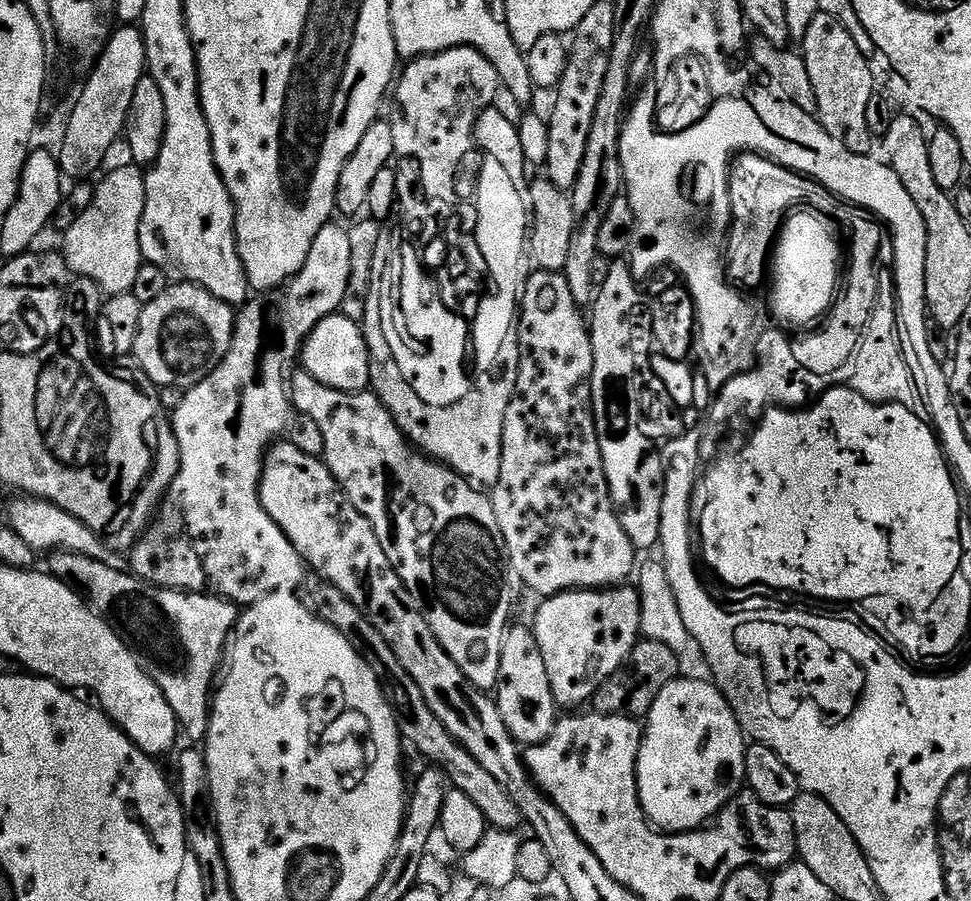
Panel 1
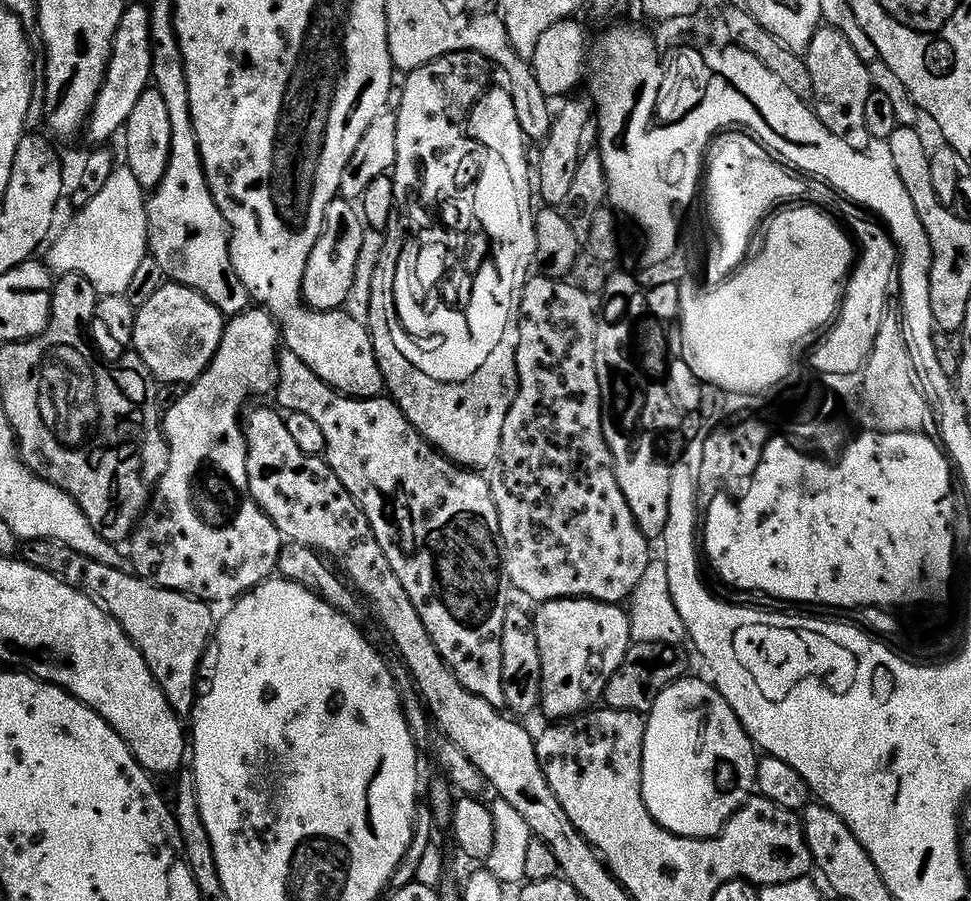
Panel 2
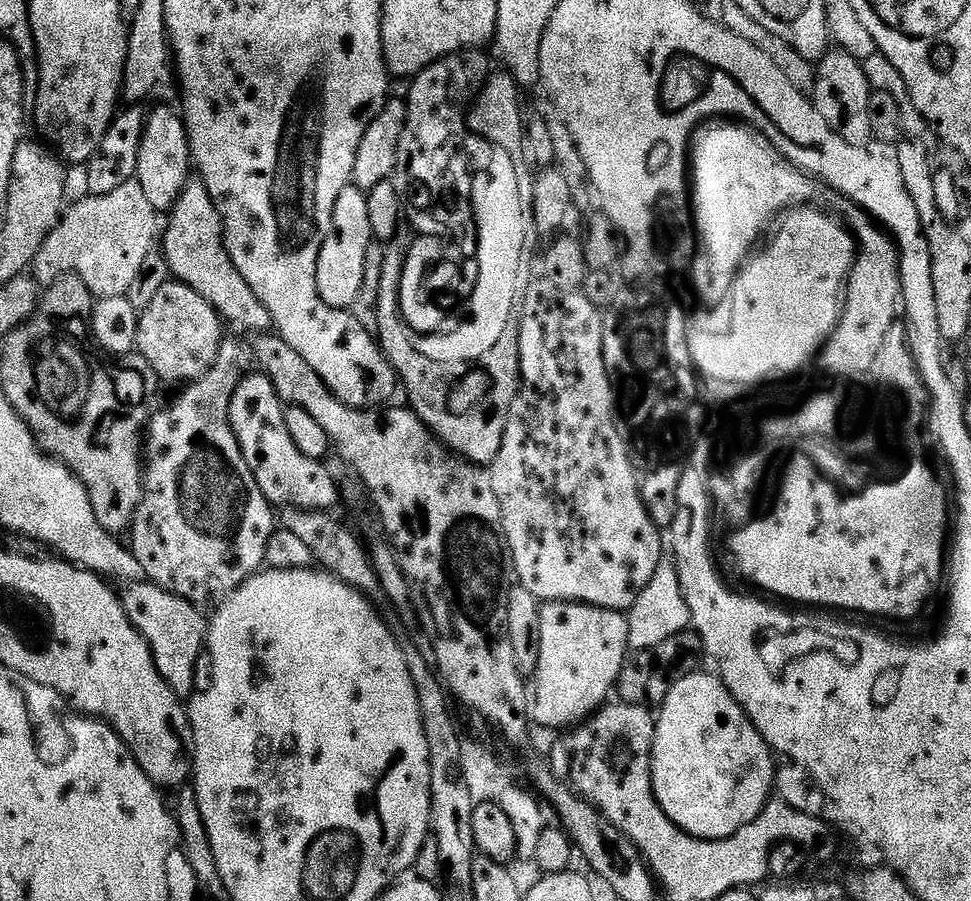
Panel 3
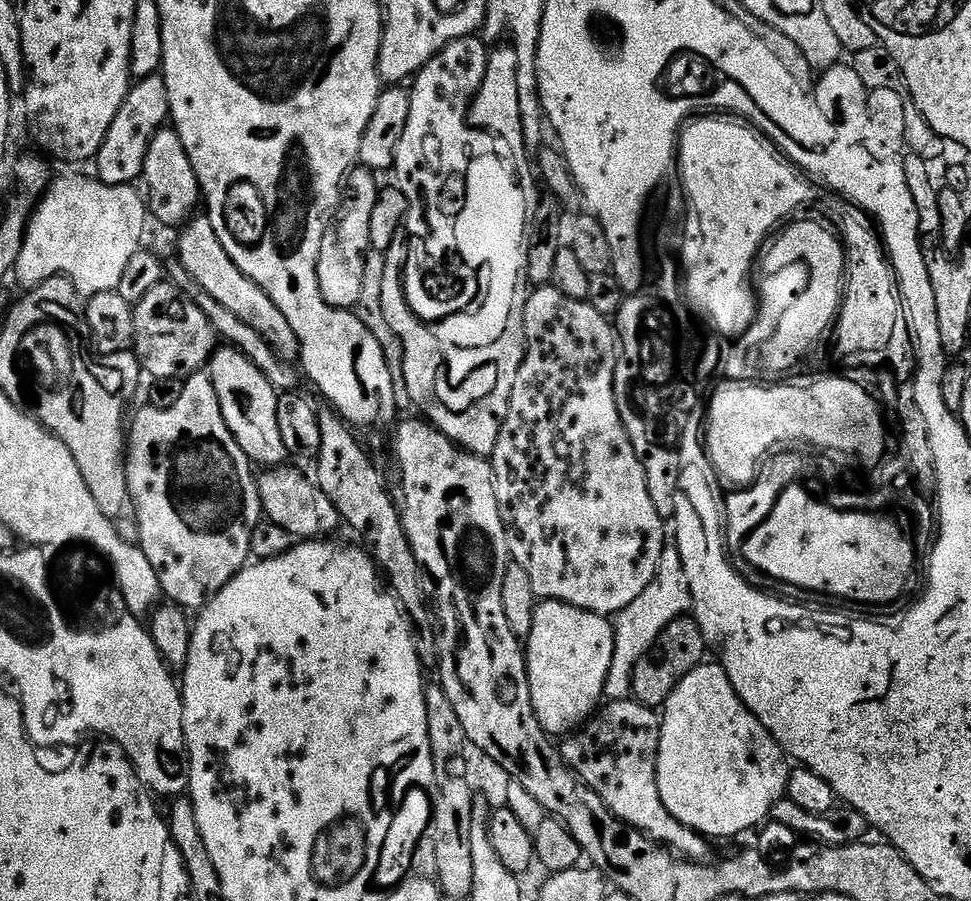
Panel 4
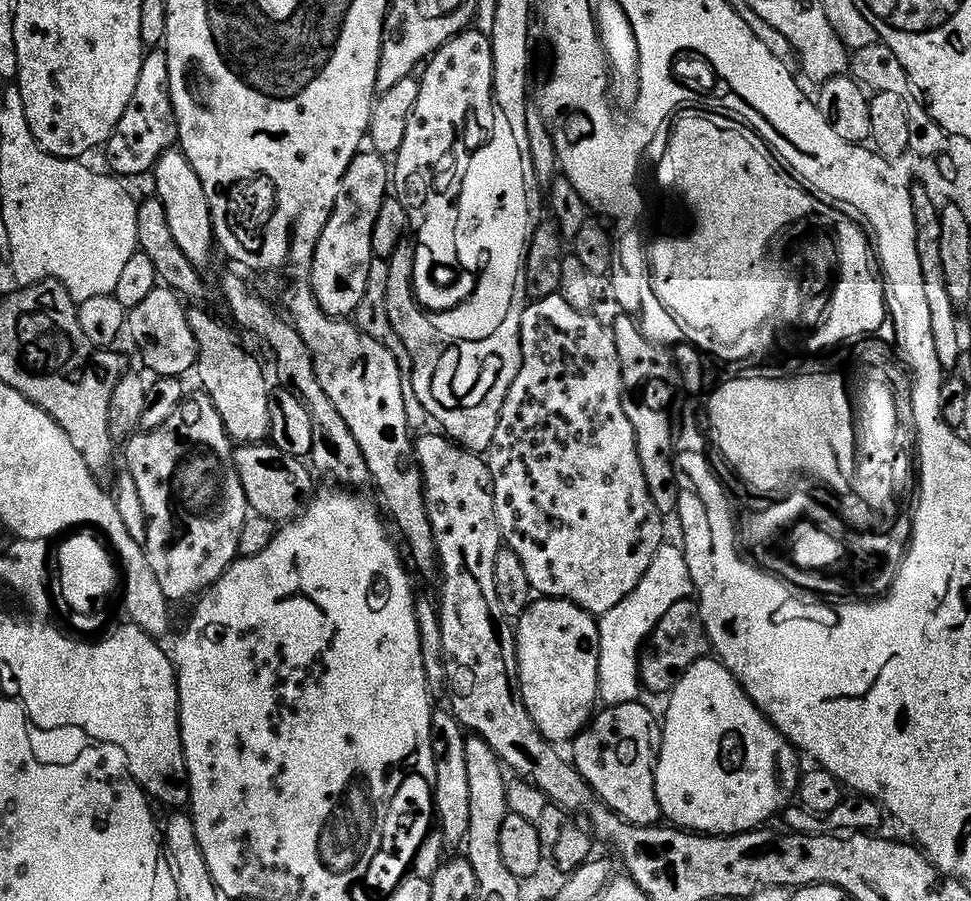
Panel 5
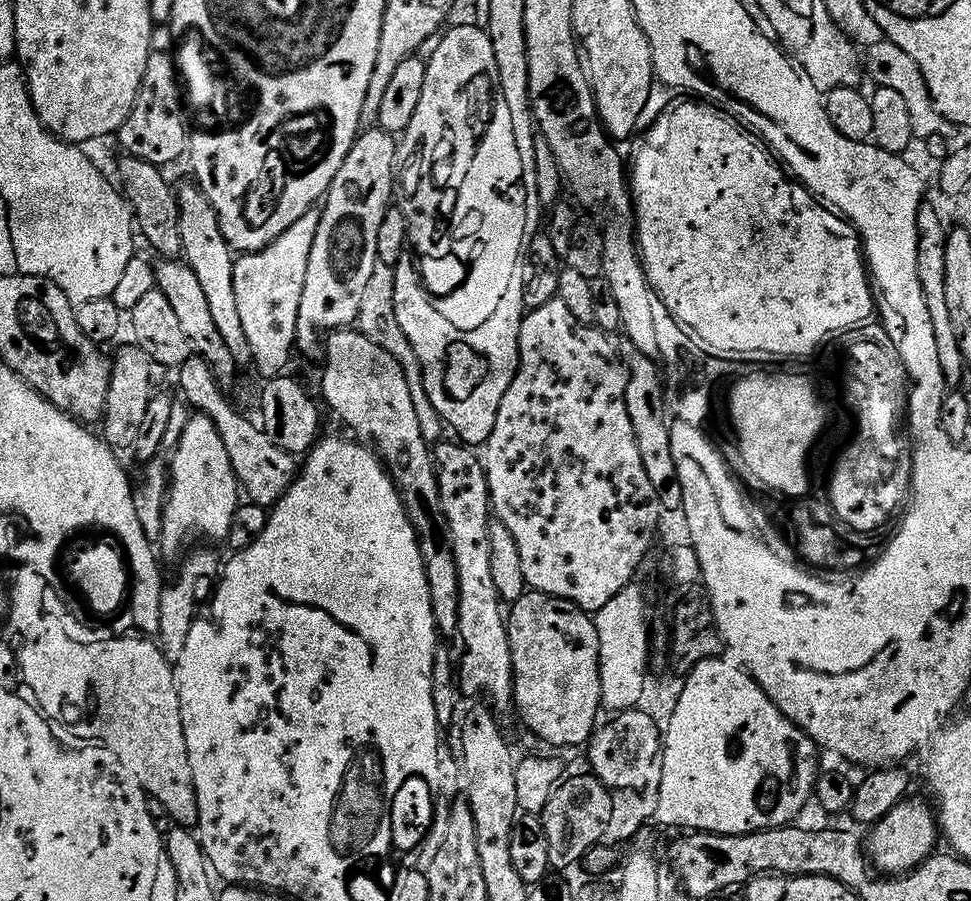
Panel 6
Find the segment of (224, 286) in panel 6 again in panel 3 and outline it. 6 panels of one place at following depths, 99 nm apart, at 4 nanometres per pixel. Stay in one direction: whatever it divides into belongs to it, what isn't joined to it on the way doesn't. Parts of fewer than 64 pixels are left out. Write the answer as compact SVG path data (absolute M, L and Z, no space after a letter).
M156 108L147 113L144 121L144 133L138 146L138 164L135 179L142 186L142 194L146 194L146 202L158 214L167 213L176 199L180 197L187 184L192 164L192 149L188 146L188 129L179 111L172 108Z

